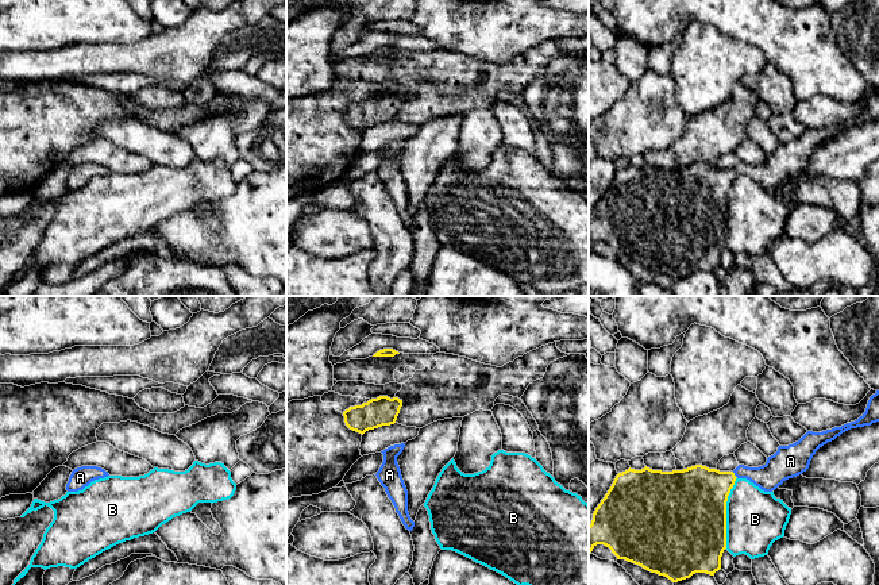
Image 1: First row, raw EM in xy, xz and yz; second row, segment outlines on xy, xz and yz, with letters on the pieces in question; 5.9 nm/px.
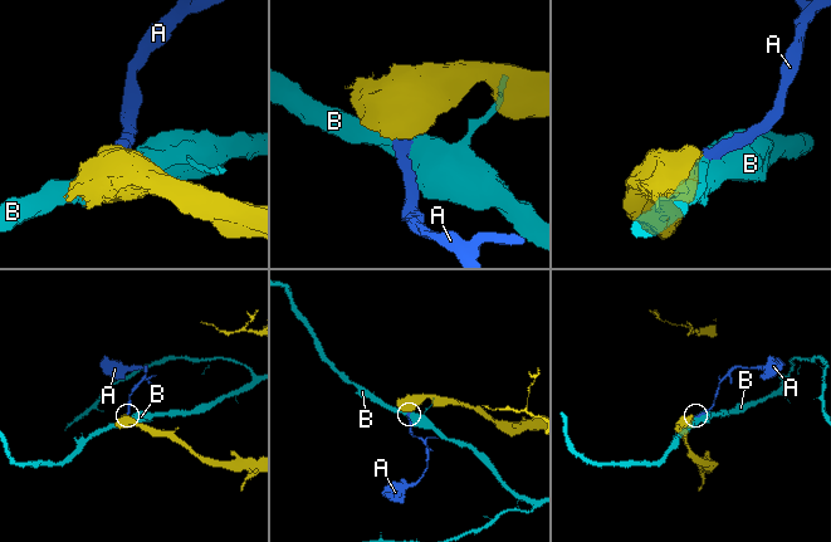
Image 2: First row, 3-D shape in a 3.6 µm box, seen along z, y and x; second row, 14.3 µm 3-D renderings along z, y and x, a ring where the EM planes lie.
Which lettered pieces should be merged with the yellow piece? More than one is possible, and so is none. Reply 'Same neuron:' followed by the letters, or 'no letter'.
Same neuron: A

